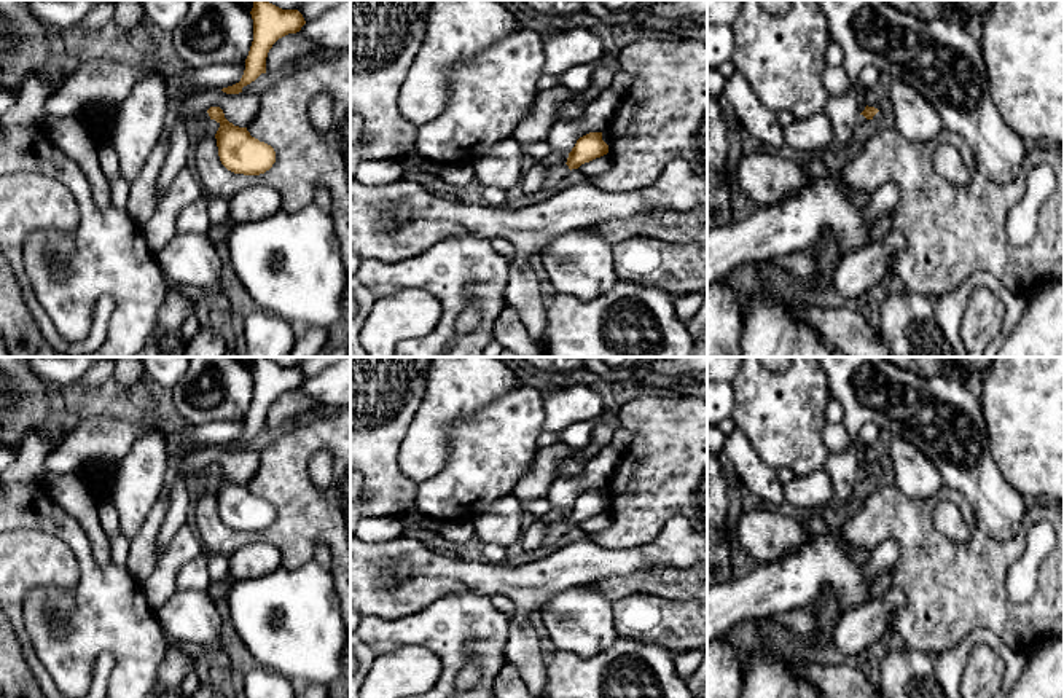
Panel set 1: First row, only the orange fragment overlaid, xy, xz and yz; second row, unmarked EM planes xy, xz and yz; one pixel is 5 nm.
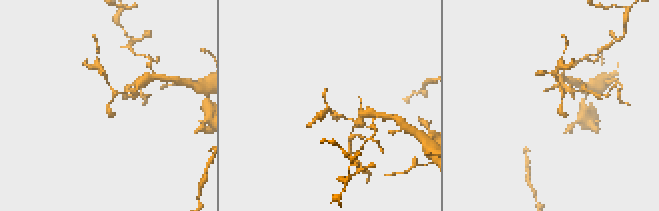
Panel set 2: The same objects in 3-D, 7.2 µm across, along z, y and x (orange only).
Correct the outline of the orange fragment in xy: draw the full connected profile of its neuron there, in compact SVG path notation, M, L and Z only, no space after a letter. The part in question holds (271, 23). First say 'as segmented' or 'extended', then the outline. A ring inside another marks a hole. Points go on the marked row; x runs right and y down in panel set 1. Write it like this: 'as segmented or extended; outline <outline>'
as segmented; outline M255 0L250 14L253 41L245 59L245 70L239 83L221 89L226 94L242 92L244 86L266 73L266 57L272 45L288 33L299 32L306 24L298 10L282 10L268 0Z

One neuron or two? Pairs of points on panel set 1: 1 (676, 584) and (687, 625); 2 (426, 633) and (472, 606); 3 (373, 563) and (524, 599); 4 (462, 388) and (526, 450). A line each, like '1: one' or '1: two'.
1: two
2: one
3: one
4: two

